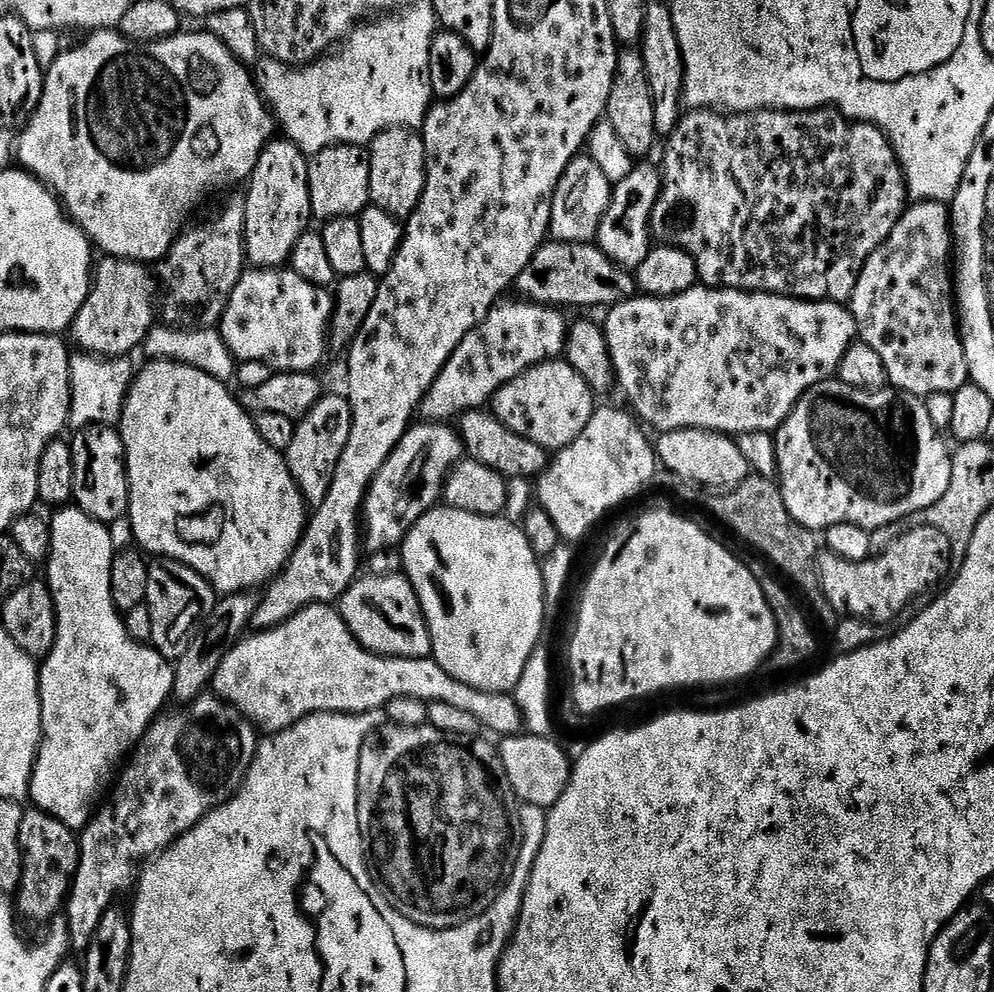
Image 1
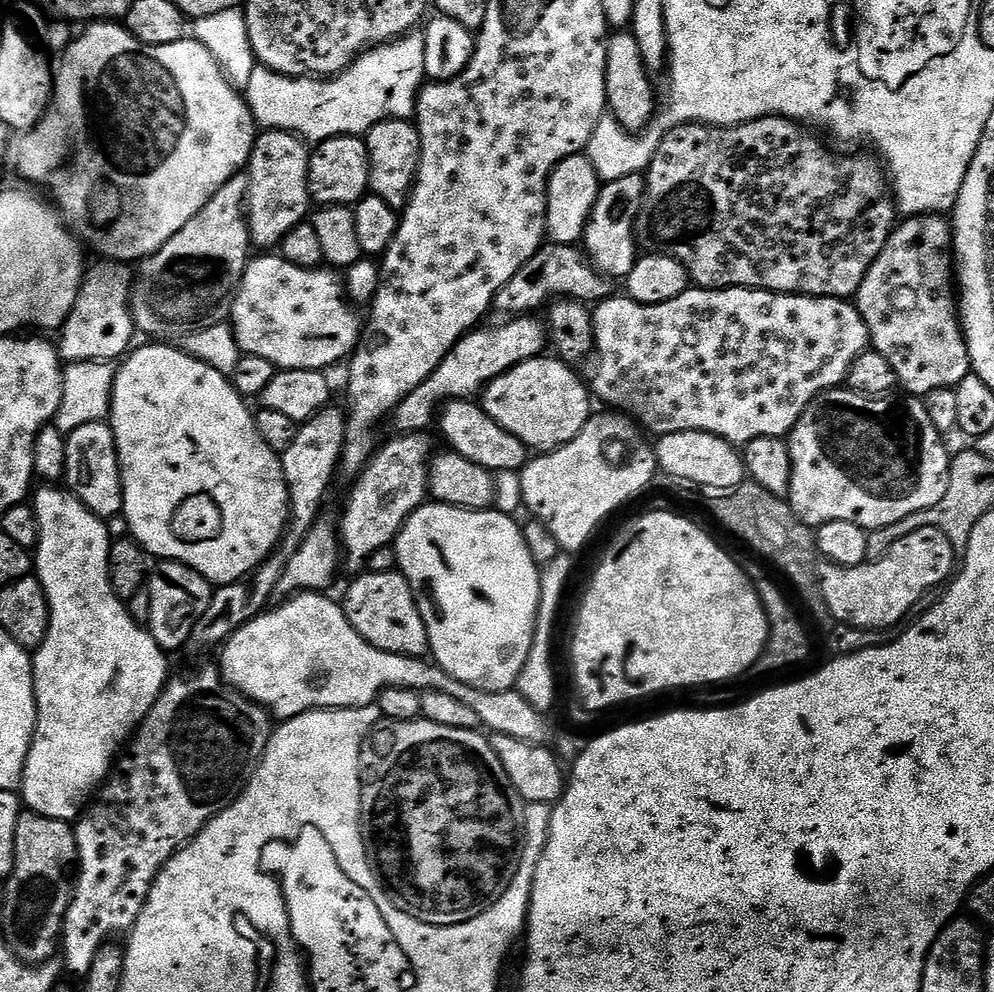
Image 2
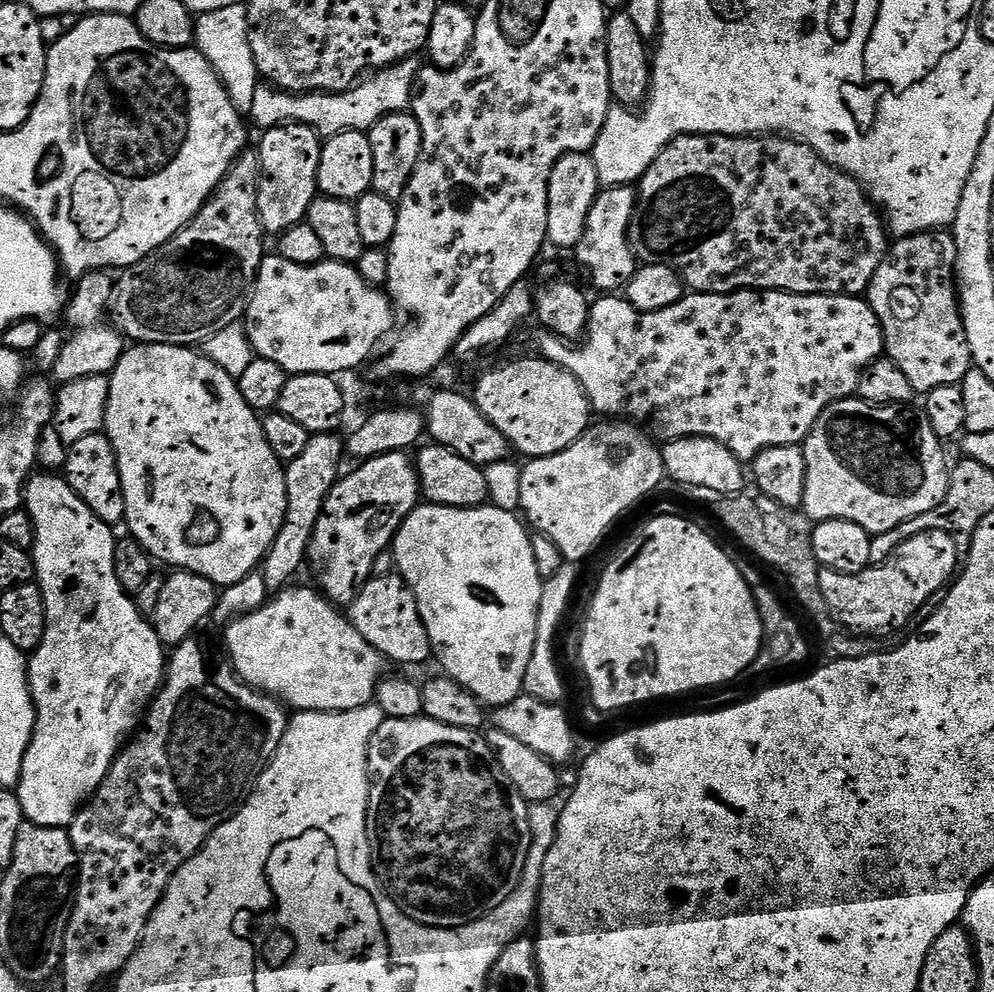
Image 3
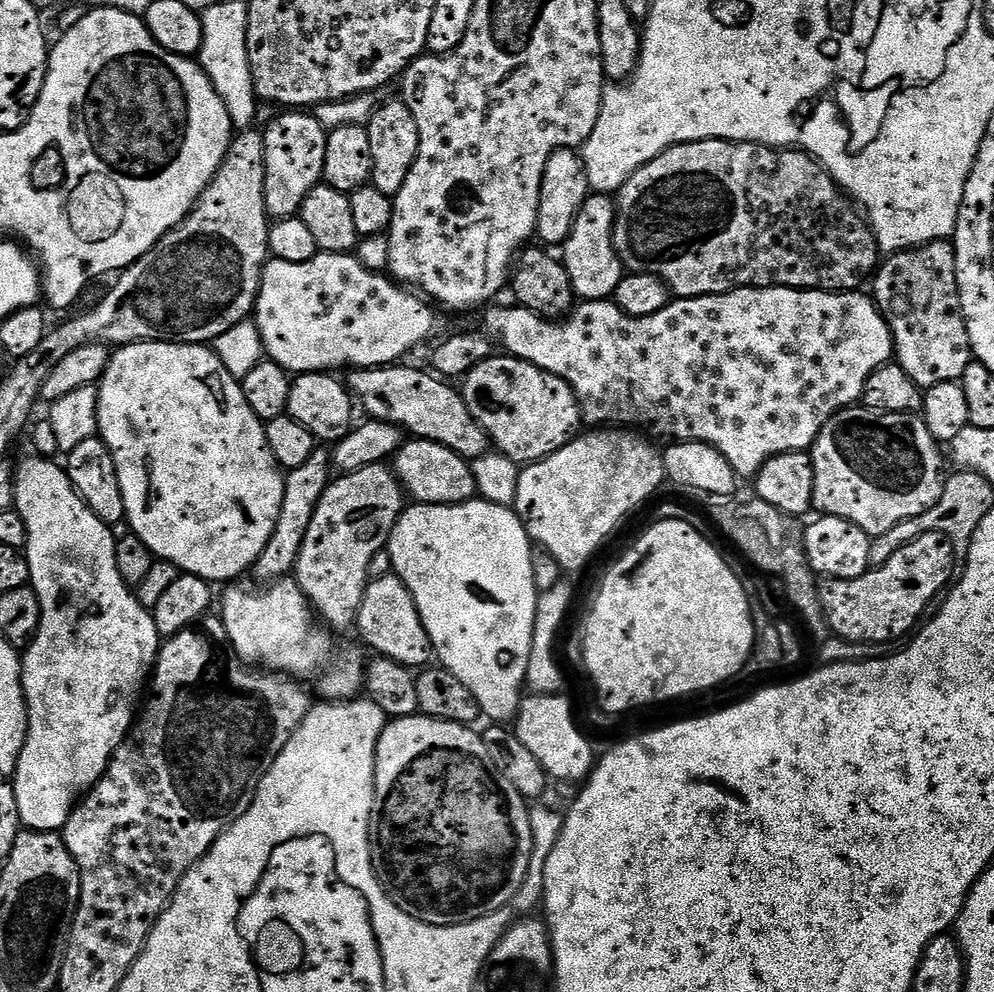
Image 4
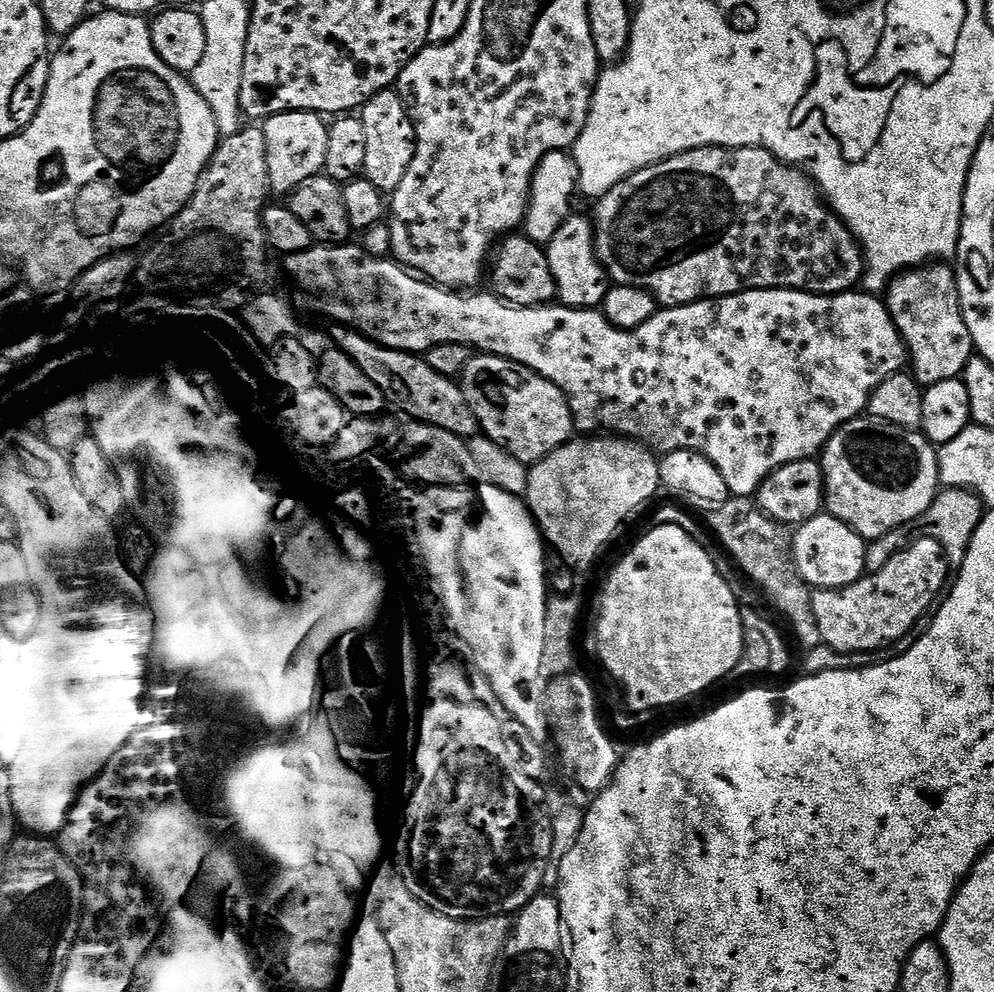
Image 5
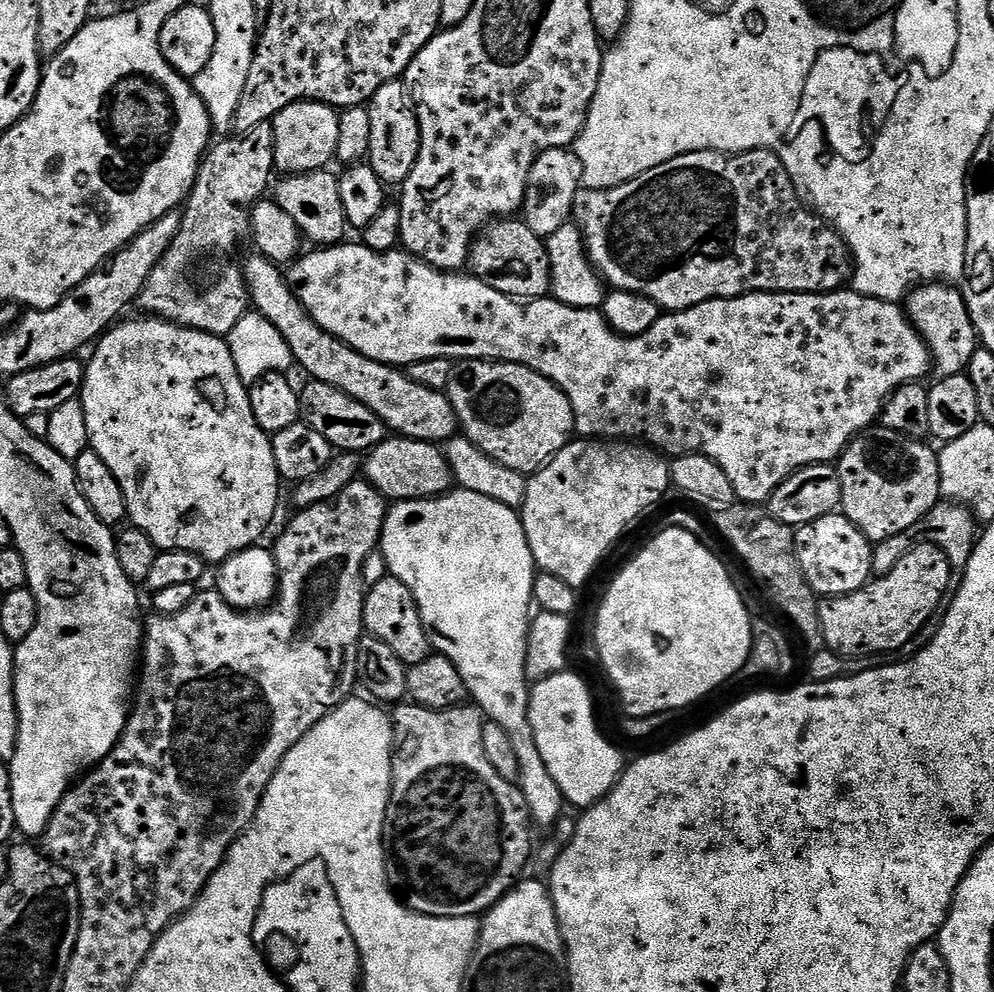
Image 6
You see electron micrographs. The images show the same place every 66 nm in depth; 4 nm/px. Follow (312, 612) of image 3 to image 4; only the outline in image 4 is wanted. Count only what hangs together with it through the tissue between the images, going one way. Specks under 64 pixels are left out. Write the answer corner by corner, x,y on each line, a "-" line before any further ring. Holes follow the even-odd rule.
280,578
269,584
272,585
265,592
232,588
225,594
222,623
233,651
246,665
265,664
265,669
293,678
312,676
325,667
316,680
316,688
325,701
339,702
359,697
364,686
365,657
360,657
358,649
348,648
332,660
333,633
324,626
316,628
314,609
300,585
292,578

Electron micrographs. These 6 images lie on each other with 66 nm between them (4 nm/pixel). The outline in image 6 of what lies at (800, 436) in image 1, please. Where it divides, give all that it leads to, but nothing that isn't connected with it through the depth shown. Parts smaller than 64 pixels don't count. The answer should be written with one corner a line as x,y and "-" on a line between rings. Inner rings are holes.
873,426
865,428
864,431
859,432
844,448
844,453
840,455
838,463
835,465
837,474
840,476
842,482
842,498
840,499
840,508
842,515
849,520
854,526
858,526
858,530
868,540
879,542
886,538
894,538
894,534
902,534
906,530
910,530
910,526
914,526
921,518
926,515
929,510
936,504
941,503
942,497
940,495
940,462
938,459
937,449
934,447
927,448
927,443
924,440
911,440
908,436
898,434
894,430
885,428
883,426

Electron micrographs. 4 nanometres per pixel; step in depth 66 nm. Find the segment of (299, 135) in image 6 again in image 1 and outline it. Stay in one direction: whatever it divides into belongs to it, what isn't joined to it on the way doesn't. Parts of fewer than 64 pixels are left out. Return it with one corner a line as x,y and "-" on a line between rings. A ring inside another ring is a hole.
274,138
264,147
264,152
254,166
248,188
248,200
243,201
246,210
246,226
244,227
244,250
249,265
258,268
283,269
291,261
292,251
302,234
309,231
313,223
312,203
310,202
310,186
308,185
309,157
294,141
287,138

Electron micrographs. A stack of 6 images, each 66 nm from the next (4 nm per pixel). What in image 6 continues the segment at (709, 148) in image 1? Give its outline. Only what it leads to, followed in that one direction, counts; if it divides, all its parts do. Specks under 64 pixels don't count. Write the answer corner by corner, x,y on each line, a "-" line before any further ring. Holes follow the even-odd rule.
757,150
729,154
727,152
691,152
682,154
670,162
662,162
662,166
654,166
638,178
630,178
613,188
594,190
581,187
574,198
572,220
584,235
584,245
588,251
588,259
592,261
596,271
613,289
622,292
637,292
650,298
665,313
680,312
683,308
693,308
707,300
732,300
735,296
748,296
751,292
835,292
849,283
852,269
852,253
847,244
837,234
836,229
826,226
825,221
807,207
800,208
796,187
792,184
788,172
782,162
771,150

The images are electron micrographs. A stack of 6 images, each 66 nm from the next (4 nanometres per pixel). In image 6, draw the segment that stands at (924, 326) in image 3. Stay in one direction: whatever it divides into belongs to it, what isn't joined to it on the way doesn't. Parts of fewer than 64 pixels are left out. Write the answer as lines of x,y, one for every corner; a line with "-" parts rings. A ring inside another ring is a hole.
948,282
921,284
906,296
906,315
928,348
937,377
958,376
967,369
978,347
976,327
968,313
964,293

